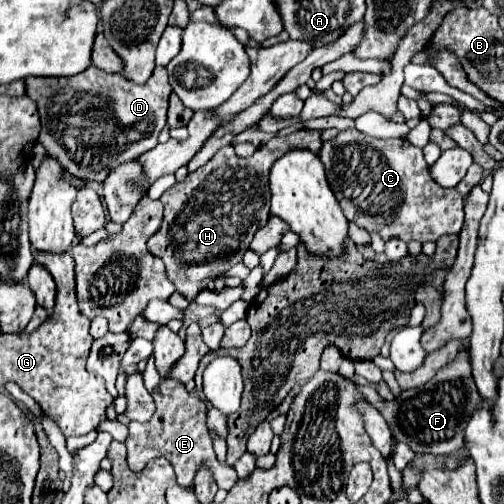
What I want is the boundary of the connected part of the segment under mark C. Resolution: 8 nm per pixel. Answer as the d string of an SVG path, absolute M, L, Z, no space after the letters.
M359 130L339 132L337 138L323 144L319 158L325 166L329 186L335 192L343 208L343 214L349 220L355 222L359 228L367 230L369 234L377 232L383 240L399 238L403 242L411 242L411 240L437 242L443 234L459 234L463 226L463 198L465 194L471 192L473 186L477 186L483 180L483 174L485 174L479 164L473 164L467 170L465 178L455 188L439 188L429 174L423 152L415 148L411 142L407 142L405 138L379 140L379 138L365 136Z

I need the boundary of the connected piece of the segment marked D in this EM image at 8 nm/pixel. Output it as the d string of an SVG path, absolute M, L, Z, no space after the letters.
M89 66L83 74L71 78L25 78L25 92L37 102L41 118L39 142L45 146L47 154L73 176L103 182L103 178L107 178L119 162L137 158L157 146L157 136L167 124L171 84L167 80L167 70L161 66L155 66L153 76L145 84L135 84L123 74L107 74L95 66Z

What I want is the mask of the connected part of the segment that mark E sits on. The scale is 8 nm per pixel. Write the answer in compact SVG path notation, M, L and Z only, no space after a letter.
M161 380L155 390L151 392L153 400L155 400L155 414L147 424L139 424L139 422L131 422L129 424L129 436L127 436L127 462L129 468L133 472L141 472L143 466L157 458L163 456L171 462L175 474L177 474L177 482L179 484L193 484L193 476L197 466L207 464L211 468L211 472L215 474L217 484L223 490L231 490L237 484L237 472L233 468L225 468L213 452L213 442L207 430L207 404L203 398L199 396L191 396L185 386L181 382L175 380Z

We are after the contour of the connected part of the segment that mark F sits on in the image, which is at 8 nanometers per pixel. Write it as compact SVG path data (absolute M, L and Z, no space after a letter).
M461 348L457 358L445 364L431 382L401 392L401 396L393 402L381 400L375 390L371 392L371 404L383 414L395 440L409 444L417 454L451 454L451 450L459 450L459 446L463 446L465 426L481 404L481 396L471 374L471 358L467 348Z

